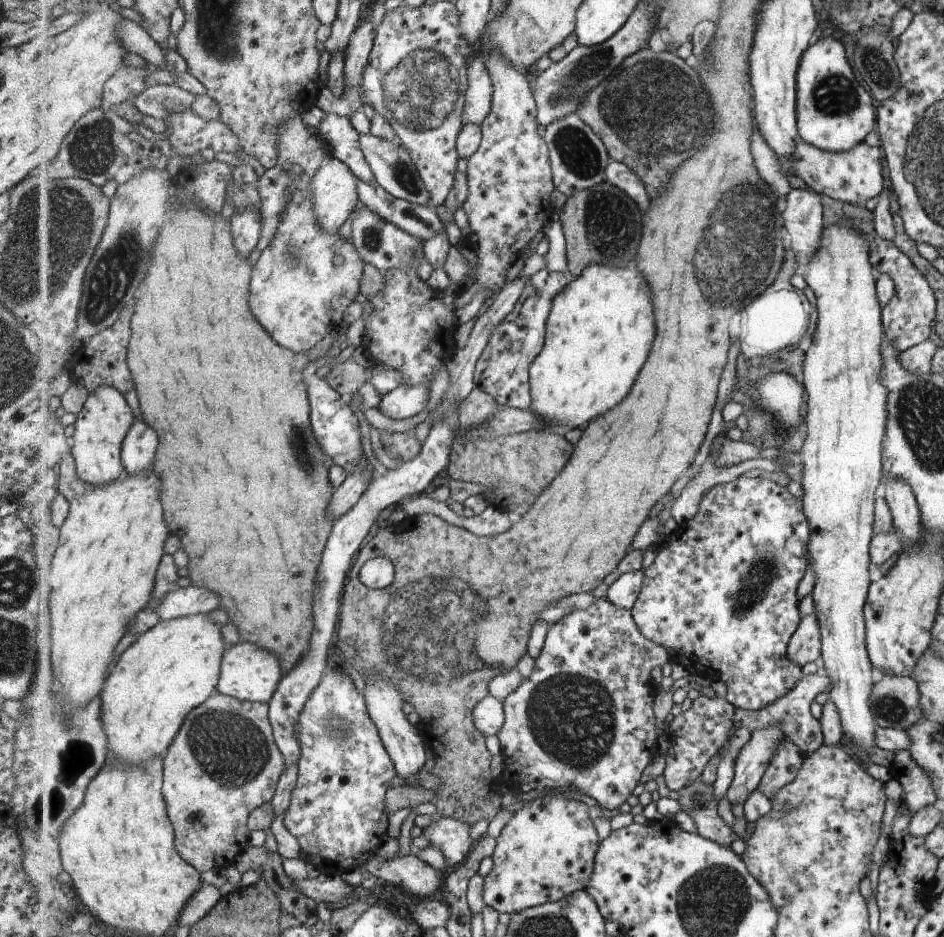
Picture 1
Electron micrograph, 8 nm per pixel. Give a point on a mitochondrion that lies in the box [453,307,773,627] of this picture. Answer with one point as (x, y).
(505, 346)

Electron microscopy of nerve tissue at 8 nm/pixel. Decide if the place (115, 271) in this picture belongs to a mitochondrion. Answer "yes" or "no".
yes

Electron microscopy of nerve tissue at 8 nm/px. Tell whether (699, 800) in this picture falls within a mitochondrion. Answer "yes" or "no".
yes

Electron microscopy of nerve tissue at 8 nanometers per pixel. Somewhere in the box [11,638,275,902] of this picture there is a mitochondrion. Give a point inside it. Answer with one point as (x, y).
(79, 756)

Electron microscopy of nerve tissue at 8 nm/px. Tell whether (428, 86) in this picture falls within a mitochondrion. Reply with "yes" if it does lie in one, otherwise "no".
yes

